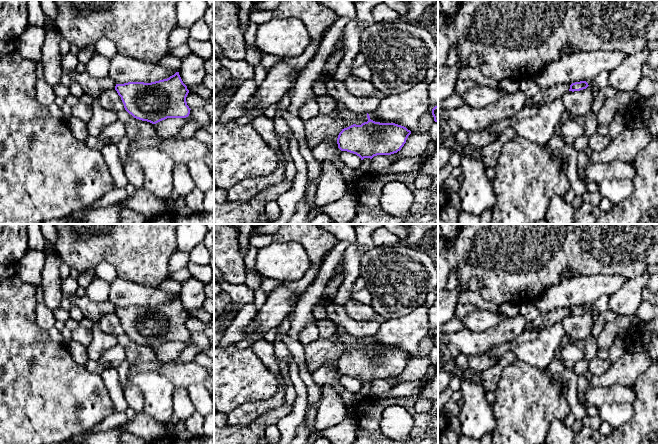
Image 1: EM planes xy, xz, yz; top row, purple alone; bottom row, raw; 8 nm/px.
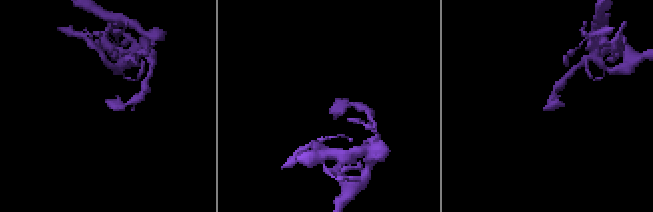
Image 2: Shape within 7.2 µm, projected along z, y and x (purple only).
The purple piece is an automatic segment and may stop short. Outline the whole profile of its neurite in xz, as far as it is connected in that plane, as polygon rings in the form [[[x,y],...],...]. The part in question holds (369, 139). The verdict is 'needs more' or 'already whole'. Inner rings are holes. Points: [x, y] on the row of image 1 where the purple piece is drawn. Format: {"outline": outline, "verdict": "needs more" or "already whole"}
{"outline": [[[367,113],[368,121],[361,125],[353,124],[342,129],[337,138],[338,148],[341,151],[347,151],[356,154],[363,160],[364,158],[372,159],[377,155],[391,155],[397,153],[406,143],[411,131],[406,127],[395,123],[380,123],[370,119]]], "verdict": "already whole"}

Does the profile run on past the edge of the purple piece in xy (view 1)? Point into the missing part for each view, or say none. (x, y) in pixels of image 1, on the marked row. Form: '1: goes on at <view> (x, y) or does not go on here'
1: does not go on here

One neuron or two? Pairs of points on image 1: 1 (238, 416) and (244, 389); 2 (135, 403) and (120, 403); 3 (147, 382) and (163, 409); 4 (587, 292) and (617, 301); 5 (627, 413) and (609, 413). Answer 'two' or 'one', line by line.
1: two
2: two
3: one
4: two
5: one

